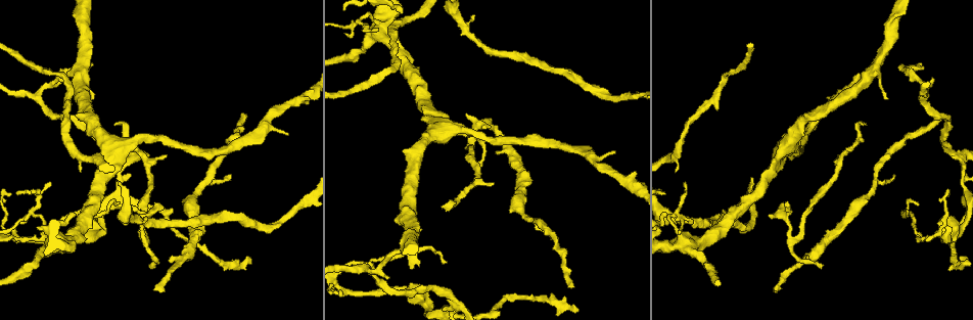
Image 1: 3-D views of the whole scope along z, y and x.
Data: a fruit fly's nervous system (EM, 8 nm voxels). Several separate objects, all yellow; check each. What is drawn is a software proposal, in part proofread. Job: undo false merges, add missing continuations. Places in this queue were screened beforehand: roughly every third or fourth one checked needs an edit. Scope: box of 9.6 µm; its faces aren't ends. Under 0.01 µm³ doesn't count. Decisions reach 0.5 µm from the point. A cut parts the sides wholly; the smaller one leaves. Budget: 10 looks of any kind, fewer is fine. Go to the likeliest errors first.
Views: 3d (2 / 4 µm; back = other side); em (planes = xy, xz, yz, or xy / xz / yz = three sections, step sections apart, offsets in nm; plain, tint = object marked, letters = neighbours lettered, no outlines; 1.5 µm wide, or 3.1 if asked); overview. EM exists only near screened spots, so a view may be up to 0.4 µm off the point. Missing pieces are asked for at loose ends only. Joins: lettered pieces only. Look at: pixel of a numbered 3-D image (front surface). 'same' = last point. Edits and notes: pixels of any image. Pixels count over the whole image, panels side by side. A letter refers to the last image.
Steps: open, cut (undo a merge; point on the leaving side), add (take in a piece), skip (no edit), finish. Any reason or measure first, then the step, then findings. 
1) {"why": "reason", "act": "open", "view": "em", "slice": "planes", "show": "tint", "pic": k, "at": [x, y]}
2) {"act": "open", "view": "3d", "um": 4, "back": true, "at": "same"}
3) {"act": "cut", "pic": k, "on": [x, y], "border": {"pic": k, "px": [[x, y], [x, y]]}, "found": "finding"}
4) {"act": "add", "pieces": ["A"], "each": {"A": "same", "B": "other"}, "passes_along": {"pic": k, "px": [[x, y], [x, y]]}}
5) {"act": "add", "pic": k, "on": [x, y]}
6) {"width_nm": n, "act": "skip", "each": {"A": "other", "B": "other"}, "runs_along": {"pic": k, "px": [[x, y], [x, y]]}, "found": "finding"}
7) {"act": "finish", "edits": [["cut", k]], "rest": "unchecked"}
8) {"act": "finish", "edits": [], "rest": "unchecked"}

{"why": "narrows sharply", "act": "open", "view": "3d", "um": 2, "back": true, "pic": 1, "at": [960, 160]}

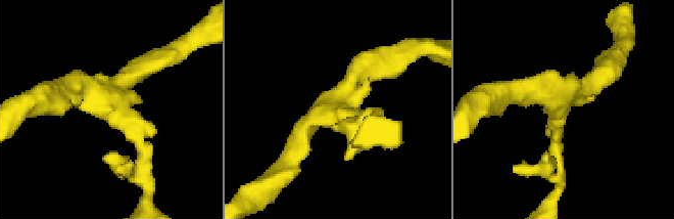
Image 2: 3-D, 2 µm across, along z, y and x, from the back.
{"why": "shape alone is not enough", "act": "open", "view": "em", "slice": "xz", "step": 8, "show": "tint", "pic": 2, "at": [560, 101]}

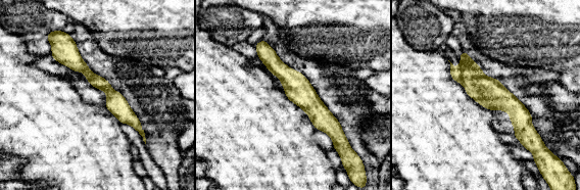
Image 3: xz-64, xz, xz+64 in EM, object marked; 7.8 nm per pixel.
{"why": "another direction", "act": "open", "view": "em", "slice": "yz", "step": 8, "show": "letters", "at": "same"}

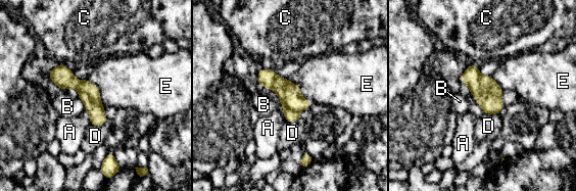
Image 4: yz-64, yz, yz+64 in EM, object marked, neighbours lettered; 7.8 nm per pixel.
{"width_nm": 160, "act": "cut", "pic": 4, "on": [64, 80], "each": {"A": "other", "B": "other", "C": "other", "D": "other", "E": "other"}, "part_leaving": {"pic": 4, "px": [[260, 73], [298, 103], [306, 105]]}, "found": "a second cell is stuck on"}

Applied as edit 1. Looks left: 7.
{"why": "thin end", "act": "open", "view": "em", "slice": "yz", "step": 8, "show": "letters", "pic": 1, "at": [572, 286]}

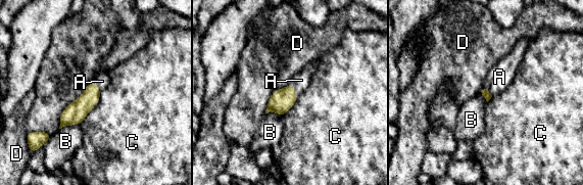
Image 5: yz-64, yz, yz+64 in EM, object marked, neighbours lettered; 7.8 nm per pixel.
{"act": "add", "pieces": ["A"], "each": {"A": "same", "B": "other", "C": "other", "D": "other"}, "passes_along": {"pic": 5, "px": [[282, 100], [293, 89], [301, 80]]}, "found": "the cell continues"}

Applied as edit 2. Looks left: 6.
{"why": "see it whole again", "act": "open", "view": "overview"}

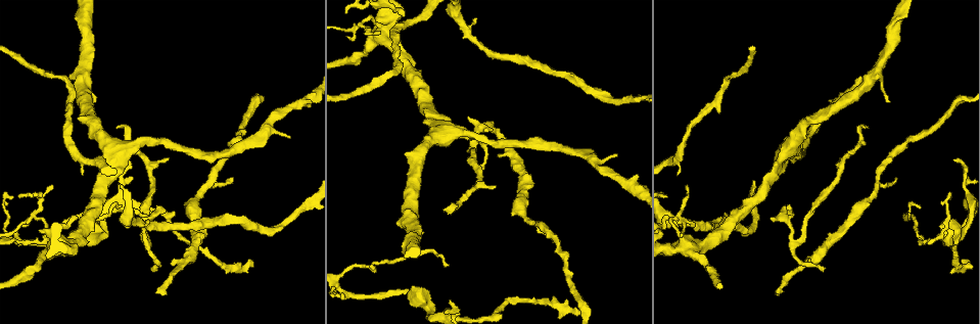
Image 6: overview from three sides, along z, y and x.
{"why": "long arm stops here", "act": "open", "view": "em", "slice": "yz", "step": 8, "show": "letters", "pic": 6, "at": [963, 261]}

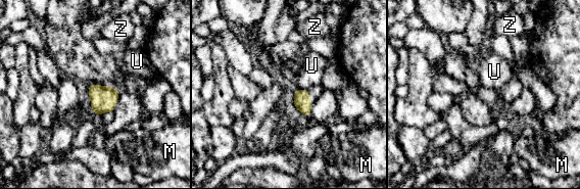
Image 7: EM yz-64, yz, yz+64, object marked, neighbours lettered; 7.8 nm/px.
{"act": "open", "view": "em", "slice": "xy", "step": 4, "show": "letters", "at": "same"}

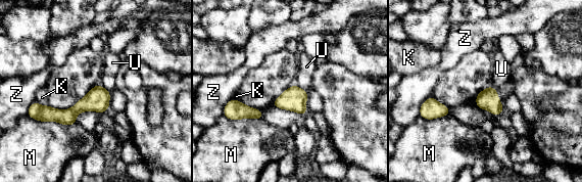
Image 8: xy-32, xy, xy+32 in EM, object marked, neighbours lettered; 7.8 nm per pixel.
{"width_nm": 110, "act": "skip", "each": {"K": "other", "M": "other", "U": "other", "Z": "other"}, "border": {"pic": 8, "px": [[294, 84], [306, 91]]}, "found": "no lettered piece goes on from it"}

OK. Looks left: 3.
{"why": "thin end", "act": "open", "view": "3d", "um": 4, "pic": 6, "at": [153, 269]}

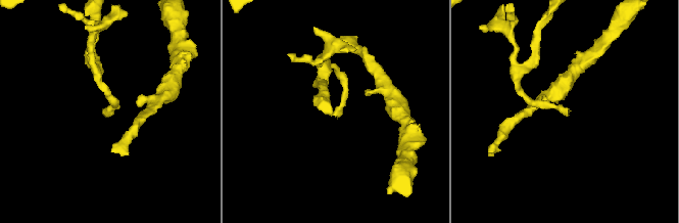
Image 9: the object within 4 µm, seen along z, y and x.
{"act": "open", "view": "em", "slice": "xz", "step": 4, "show": "letters", "pic": 9, "at": [567, 114]}

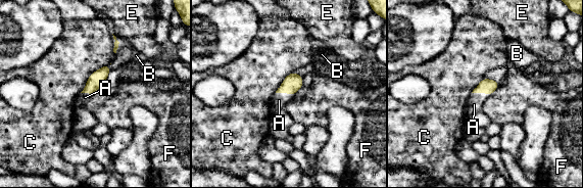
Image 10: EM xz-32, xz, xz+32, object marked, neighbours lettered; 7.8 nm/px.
{"act": "open", "view": "em", "slice": "planes", "show": "letters", "at": "same"}

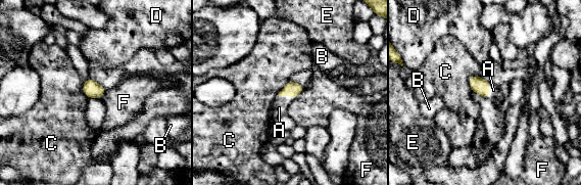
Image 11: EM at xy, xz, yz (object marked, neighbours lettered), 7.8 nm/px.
{"width_nm": 120, "act": "add", "pieces": ["A"], "each": {"A": "same", "B": "other", "C": "other", "D": "other", "E": "other", "F": "other"}, "passes_along": {"pic": 11, "px": [[293, 89], [286, 95], [279, 107]]}, "found": "it goes on there"}

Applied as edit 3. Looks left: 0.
{"act": "finish", "edits": [["cut", 4], ["add", 5], ["add", 11]], "rest": "unchecked"}

